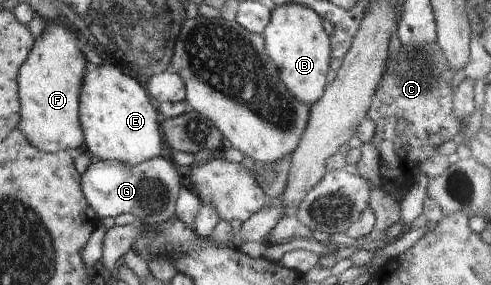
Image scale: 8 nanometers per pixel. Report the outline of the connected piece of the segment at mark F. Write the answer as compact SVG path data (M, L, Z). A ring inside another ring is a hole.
M48 21L18 72L20 129L31 146L55 154L79 148L85 142L79 101L89 62L82 50L83 38L75 30Z

